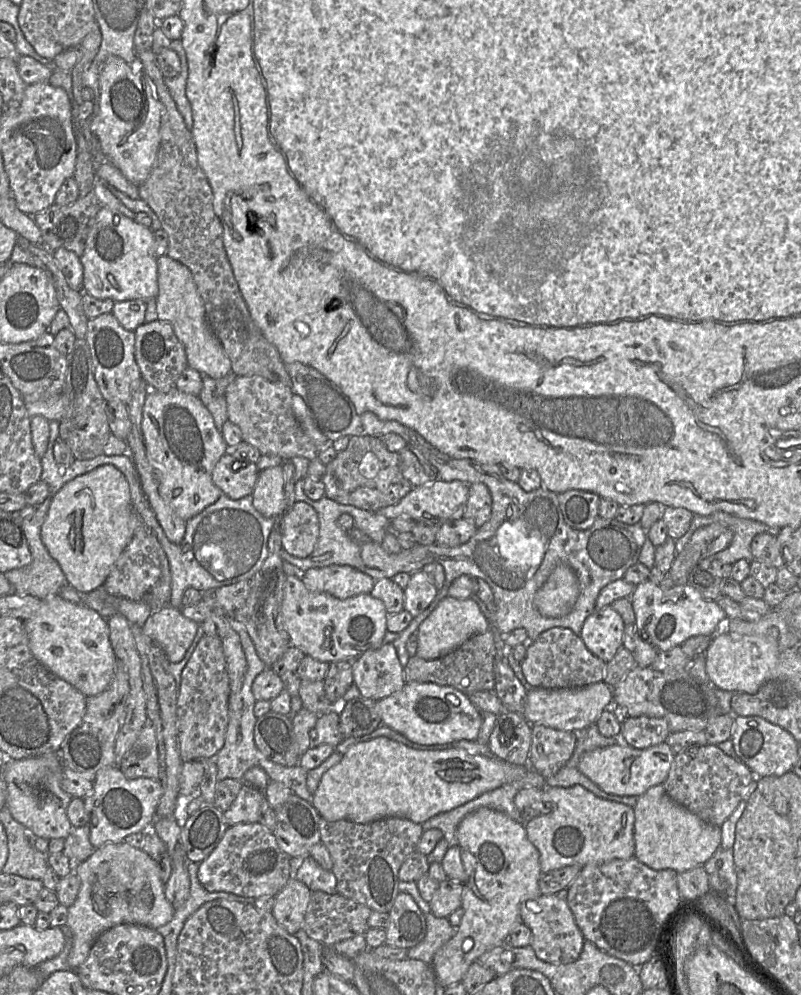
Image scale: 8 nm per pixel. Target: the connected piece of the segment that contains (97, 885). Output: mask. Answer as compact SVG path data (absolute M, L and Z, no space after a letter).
M108 843L76 868L80 879L78 895L67 908L67 925L73 933L73 945L68 955L71 969L79 967L100 934L119 924L130 923L156 929L171 921L175 910L165 897L158 864L143 849L121 843Z

